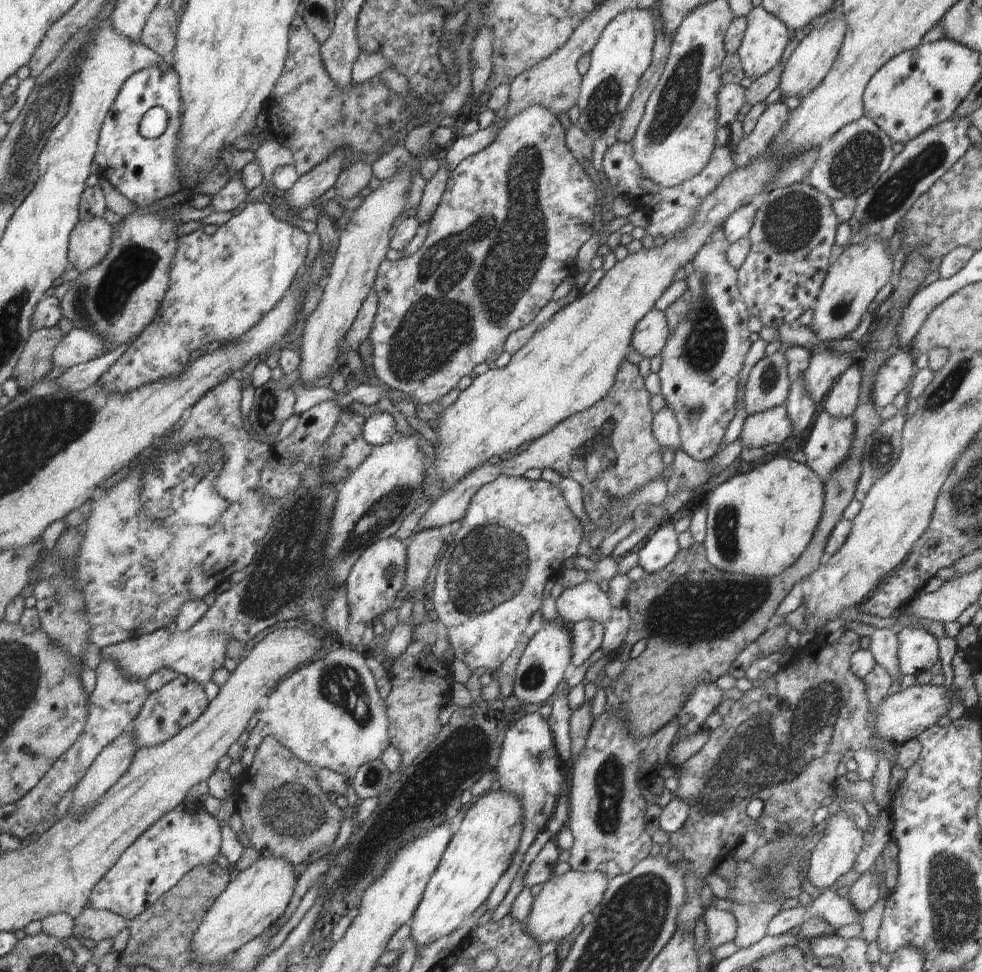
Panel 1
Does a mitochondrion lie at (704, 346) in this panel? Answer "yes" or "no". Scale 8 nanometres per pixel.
yes

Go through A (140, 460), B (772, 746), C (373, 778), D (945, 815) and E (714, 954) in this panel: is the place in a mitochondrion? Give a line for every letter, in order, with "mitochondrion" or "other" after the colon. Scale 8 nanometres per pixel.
A: mitochondrion
B: mitochondrion
C: mitochondrion
D: other
E: other

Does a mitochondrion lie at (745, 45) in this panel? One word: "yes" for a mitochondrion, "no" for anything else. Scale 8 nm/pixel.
no

